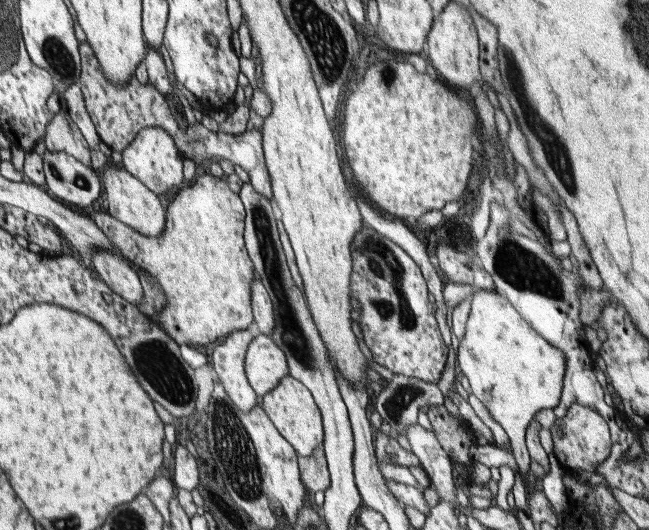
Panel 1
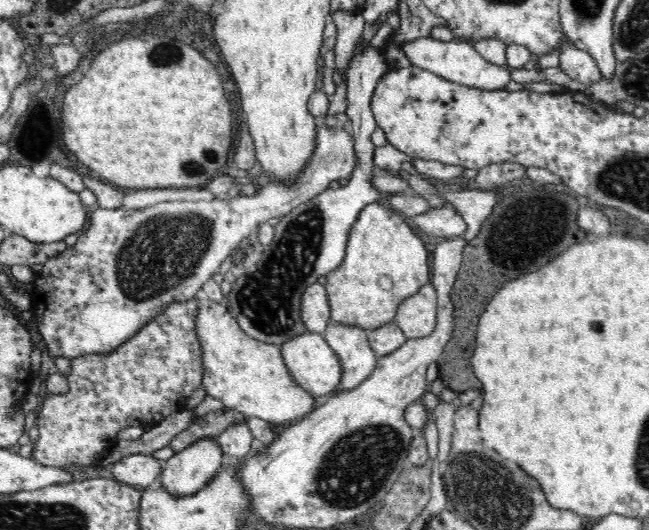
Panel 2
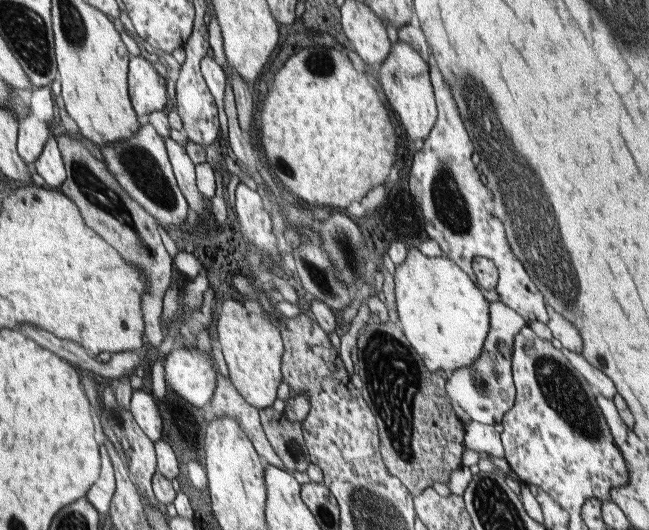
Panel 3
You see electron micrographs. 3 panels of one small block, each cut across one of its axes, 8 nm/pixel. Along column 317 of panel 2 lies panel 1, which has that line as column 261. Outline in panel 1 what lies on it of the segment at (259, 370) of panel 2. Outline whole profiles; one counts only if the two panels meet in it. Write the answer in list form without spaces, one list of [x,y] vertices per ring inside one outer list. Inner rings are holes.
[[[289,374],[283,376],[283,380],[279,380],[279,384],[271,392],[259,398],[259,406],[267,412],[269,420],[279,428],[279,434],[283,434],[283,438],[299,452],[299,456],[311,456],[313,450],[323,444],[323,420],[313,400],[313,394]]]

